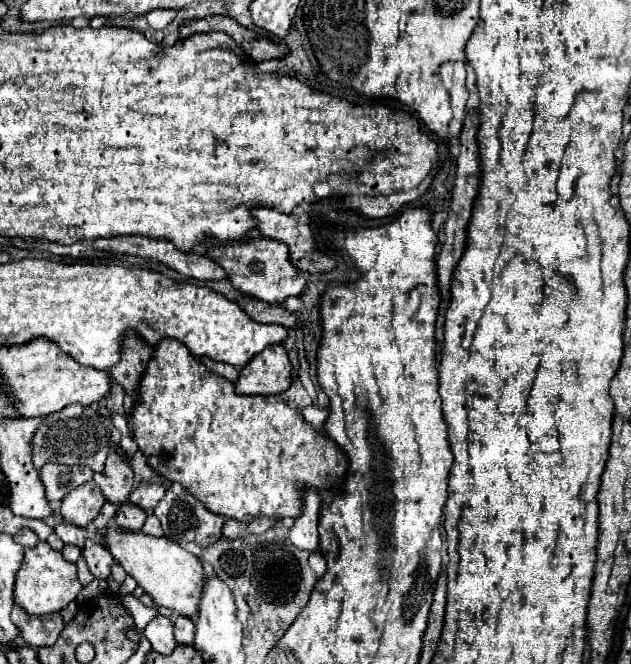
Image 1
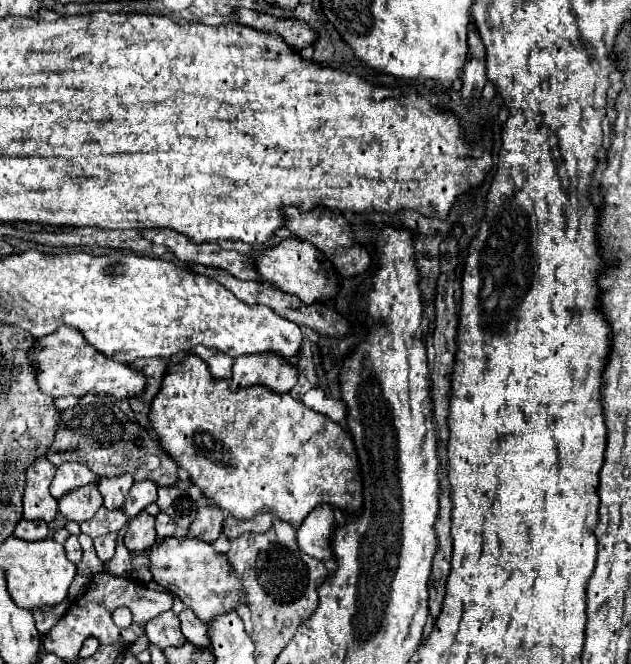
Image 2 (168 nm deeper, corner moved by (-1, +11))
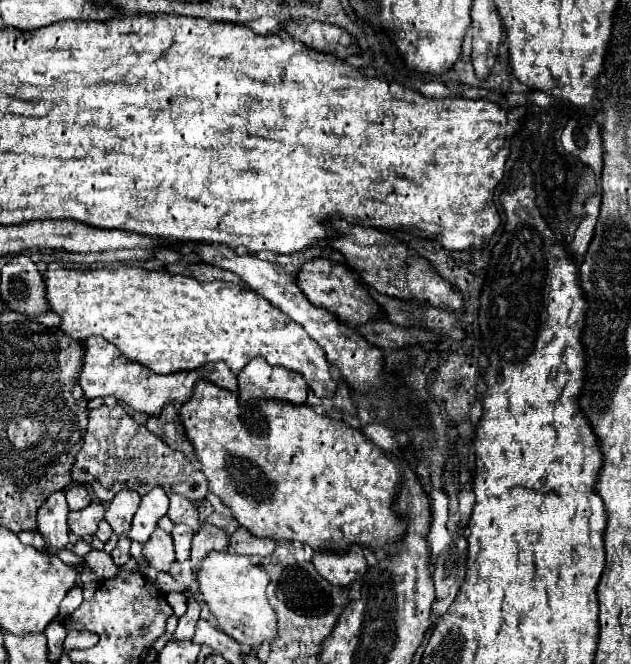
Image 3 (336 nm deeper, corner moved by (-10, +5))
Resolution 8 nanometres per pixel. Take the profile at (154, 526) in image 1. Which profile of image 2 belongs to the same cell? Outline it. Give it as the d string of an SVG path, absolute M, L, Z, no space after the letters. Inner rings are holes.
M159 512L155 516L155 530L157 530L159 538L169 538L169 536L175 534L175 524L173 524L173 520L169 516L165 516L163 512Z

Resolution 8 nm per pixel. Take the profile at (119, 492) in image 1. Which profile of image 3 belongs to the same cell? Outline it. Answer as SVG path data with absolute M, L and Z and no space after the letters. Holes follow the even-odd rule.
M122 490L122 494L116 494L114 500L108 504L106 510L106 522L112 526L114 534L126 534L132 524L132 516L138 510L140 496L134 494L134 490Z

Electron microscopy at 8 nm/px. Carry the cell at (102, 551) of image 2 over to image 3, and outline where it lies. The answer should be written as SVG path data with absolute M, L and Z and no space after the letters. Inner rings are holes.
M120 536L118 546L112 552L112 558L118 566L124 566L130 560L130 538L128 536Z

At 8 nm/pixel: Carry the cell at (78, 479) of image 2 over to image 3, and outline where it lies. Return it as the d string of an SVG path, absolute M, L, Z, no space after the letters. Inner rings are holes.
M76 484L66 490L66 500L68 500L70 510L82 510L92 502L90 494L86 492L86 488L84 486L76 486Z

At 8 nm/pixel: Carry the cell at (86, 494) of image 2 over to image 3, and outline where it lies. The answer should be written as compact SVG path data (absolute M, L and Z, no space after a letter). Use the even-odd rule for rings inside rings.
M92 502L90 506L86 506L80 512L70 512L68 514L68 528L72 534L76 536L86 536L86 534L94 534L98 530L100 520L104 520L104 506L100 502Z

